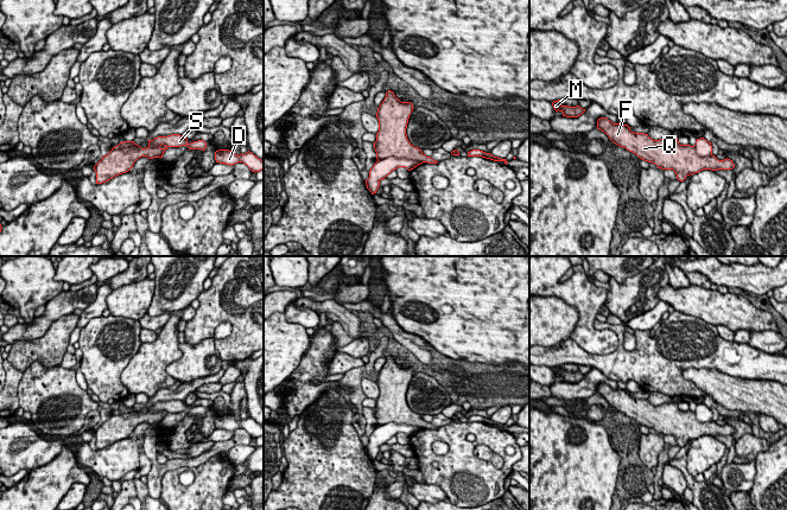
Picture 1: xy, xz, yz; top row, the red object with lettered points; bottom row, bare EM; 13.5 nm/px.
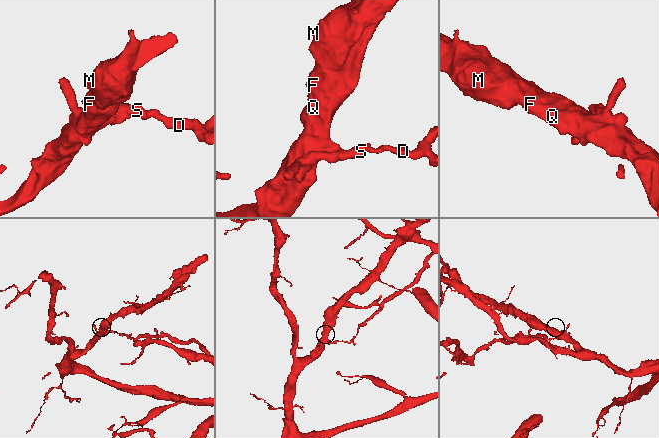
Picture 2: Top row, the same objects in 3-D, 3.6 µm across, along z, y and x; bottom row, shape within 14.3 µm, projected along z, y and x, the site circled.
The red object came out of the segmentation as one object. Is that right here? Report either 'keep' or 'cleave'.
cleave

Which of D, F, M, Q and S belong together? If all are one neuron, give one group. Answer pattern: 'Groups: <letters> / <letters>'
Groups: D S / F M Q

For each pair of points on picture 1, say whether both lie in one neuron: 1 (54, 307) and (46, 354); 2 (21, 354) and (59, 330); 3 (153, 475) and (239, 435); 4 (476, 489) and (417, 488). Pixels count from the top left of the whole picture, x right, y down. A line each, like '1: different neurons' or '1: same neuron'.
1: different neurons
2: same neuron
3: same neuron
4: different neurons

